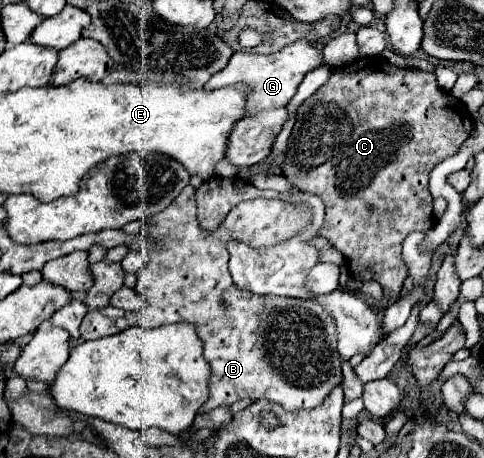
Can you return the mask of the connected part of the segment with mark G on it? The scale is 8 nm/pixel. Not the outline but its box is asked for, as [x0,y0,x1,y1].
[204,41,322,115]

